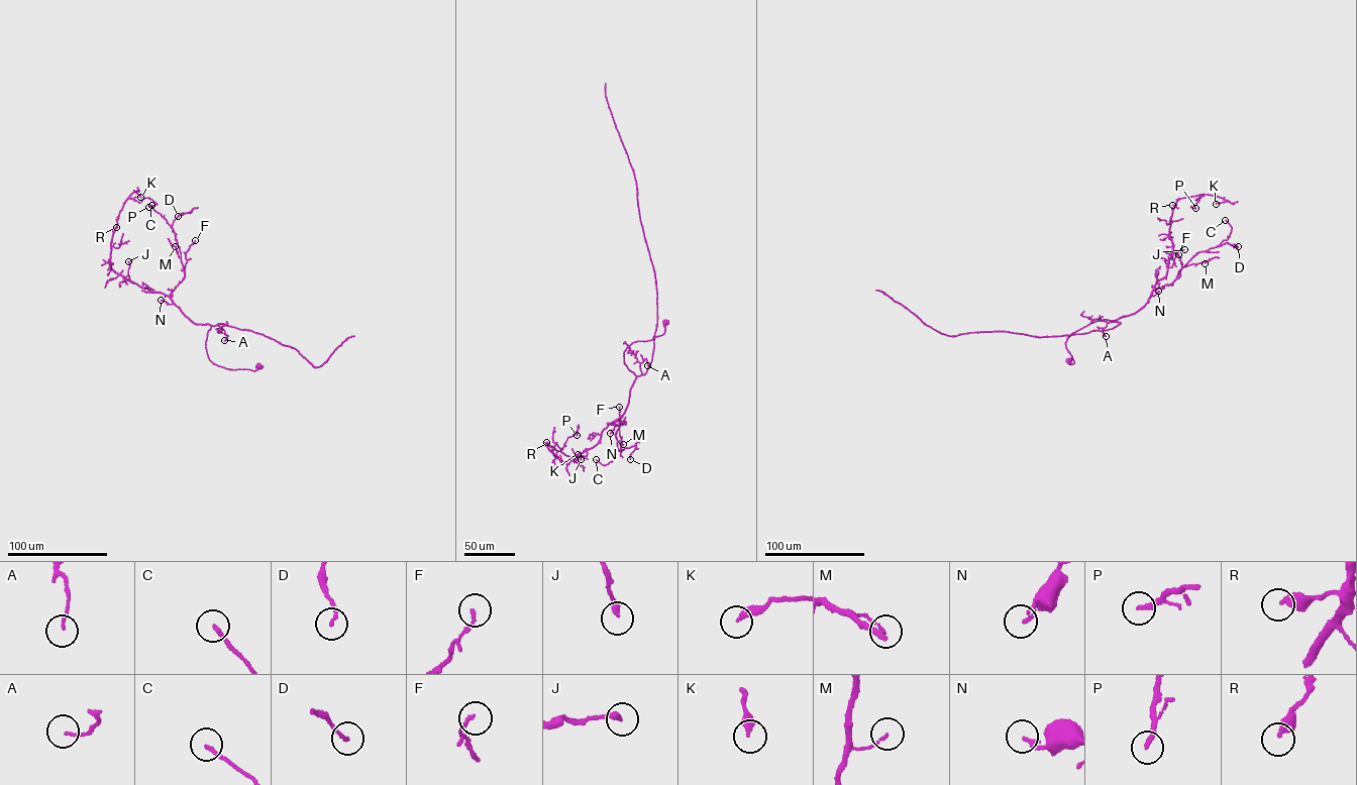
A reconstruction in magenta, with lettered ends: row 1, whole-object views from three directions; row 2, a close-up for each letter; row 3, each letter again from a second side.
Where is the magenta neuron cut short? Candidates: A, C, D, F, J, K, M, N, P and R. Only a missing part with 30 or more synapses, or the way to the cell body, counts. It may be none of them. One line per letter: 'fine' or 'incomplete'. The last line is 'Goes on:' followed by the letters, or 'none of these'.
A: fine
C: fine
D: fine
F: fine
J: fine
K: fine
M: fine
N: fine
P: fine
R: fine
Goes on: none of these

